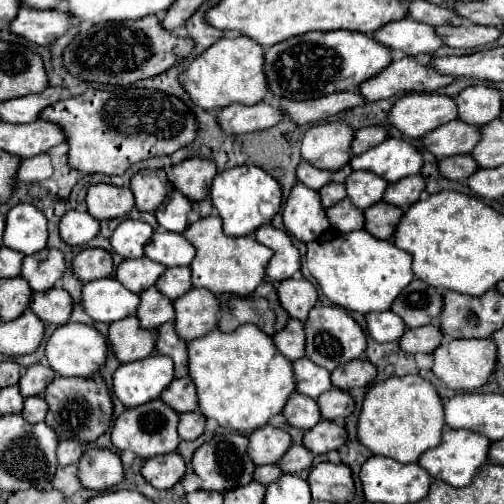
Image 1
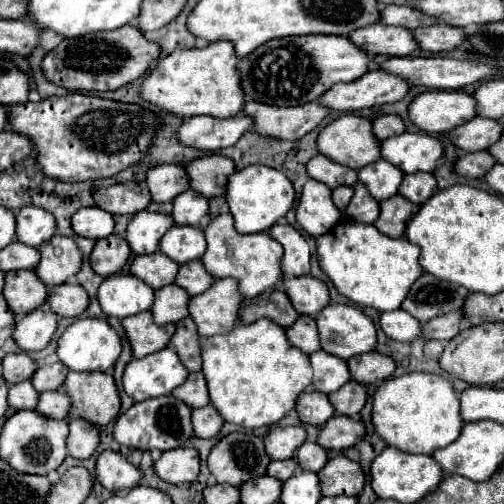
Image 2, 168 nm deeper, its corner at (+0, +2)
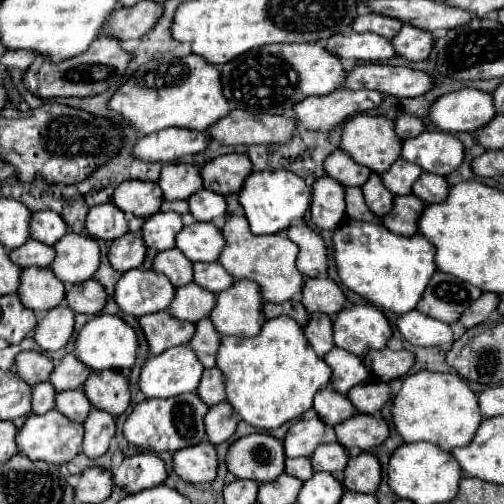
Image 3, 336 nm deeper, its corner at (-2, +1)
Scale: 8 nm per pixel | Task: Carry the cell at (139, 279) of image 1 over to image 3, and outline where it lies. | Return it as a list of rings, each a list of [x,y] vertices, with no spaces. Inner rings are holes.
[[[168,249],[156,255],[154,259],[154,269],[164,273],[168,279],[172,279],[172,283],[176,287],[188,285],[194,279],[194,271],[192,271],[192,261],[188,261],[180,249]]]

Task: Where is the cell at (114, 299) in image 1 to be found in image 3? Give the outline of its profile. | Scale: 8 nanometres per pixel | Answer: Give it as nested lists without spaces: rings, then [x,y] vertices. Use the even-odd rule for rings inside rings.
[[[139,267],[126,271],[116,283],[114,301],[128,315],[148,315],[170,307],[176,287],[154,269]]]

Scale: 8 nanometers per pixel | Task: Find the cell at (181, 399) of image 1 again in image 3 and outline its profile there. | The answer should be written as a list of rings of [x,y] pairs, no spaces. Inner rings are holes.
[[[218,367],[204,371],[202,383],[198,387],[198,395],[202,395],[202,401],[208,403],[208,407],[226,401],[226,385],[224,383],[226,383],[226,379]]]

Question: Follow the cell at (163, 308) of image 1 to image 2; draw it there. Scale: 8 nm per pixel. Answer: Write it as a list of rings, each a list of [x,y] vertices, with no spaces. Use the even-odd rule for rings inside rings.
[[[176,284],[164,286],[156,290],[154,294],[154,304],[152,304],[152,318],[156,324],[164,326],[168,322],[180,322],[182,318],[188,316],[188,294],[180,290]]]

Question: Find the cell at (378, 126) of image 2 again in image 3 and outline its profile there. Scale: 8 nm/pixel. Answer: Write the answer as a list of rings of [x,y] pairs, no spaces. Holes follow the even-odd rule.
[[[400,115],[396,119],[396,131],[402,139],[410,139],[410,137],[416,137],[416,135],[424,133],[426,127],[424,127],[424,121],[416,115]]]

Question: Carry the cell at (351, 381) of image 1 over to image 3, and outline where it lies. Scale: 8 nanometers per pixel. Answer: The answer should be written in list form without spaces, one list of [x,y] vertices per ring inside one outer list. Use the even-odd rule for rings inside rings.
[[[380,349],[380,351],[370,351],[364,357],[366,369],[372,371],[380,381],[392,381],[392,379],[404,377],[412,369],[414,361],[416,361],[414,353],[406,349],[402,351]]]

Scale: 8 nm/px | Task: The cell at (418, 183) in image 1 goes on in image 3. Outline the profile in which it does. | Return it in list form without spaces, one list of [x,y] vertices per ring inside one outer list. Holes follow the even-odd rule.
[[[422,173],[418,183],[414,183],[414,187],[412,187],[412,193],[416,197],[420,197],[426,205],[430,205],[430,203],[446,201],[448,189],[450,189],[450,185],[448,185],[446,177],[434,175],[434,173]]]

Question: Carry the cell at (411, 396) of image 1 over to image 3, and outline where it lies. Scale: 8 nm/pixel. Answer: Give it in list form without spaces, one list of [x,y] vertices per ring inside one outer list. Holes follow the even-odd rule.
[[[420,371],[404,379],[400,393],[394,397],[392,417],[406,443],[430,441],[444,451],[466,447],[474,439],[474,433],[484,419],[478,409],[478,397],[464,379],[452,373],[432,371]]]

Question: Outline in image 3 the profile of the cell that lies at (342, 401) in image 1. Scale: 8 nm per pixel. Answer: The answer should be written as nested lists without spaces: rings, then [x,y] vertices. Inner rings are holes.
[[[370,381],[364,385],[358,385],[354,389],[348,391],[348,399],[354,403],[354,407],[360,413],[376,413],[380,411],[390,399],[394,397],[392,389],[388,383],[378,383],[378,381]]]

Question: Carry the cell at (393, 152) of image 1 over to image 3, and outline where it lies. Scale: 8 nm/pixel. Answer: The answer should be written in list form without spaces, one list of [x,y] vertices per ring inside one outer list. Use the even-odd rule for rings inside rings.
[[[426,131],[404,141],[402,159],[424,167],[428,173],[450,175],[464,161],[464,145],[452,133]]]

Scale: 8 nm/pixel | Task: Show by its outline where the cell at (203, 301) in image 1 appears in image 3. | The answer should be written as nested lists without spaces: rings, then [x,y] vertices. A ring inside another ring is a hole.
[[[234,281],[230,291],[216,295],[216,307],[210,319],[220,335],[258,335],[264,323],[262,303],[256,281]]]

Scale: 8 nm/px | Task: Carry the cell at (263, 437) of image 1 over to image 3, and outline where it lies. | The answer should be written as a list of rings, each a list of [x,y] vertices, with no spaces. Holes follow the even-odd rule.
[[[320,417],[296,421],[284,437],[286,457],[310,457],[324,443],[326,423]]]

